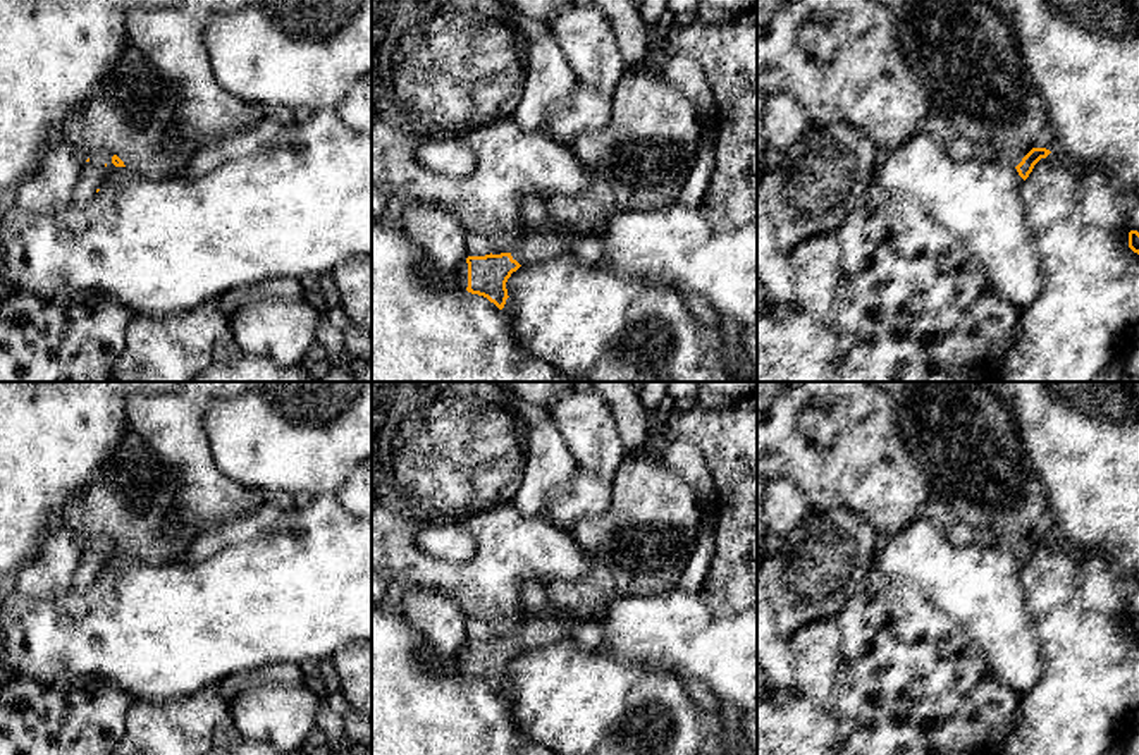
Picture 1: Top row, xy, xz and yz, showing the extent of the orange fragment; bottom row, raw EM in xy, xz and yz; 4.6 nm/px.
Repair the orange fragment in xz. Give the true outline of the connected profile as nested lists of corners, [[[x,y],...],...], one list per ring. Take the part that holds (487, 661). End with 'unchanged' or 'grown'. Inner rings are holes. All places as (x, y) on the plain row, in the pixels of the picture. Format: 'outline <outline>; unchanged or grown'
outline [[[520,633],[513,638],[468,641],[468,672],[471,679],[478,679],[504,693],[508,681],[506,667],[520,652],[530,650],[530,638]]]; grown

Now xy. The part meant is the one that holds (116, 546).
outline [[[131,427],[96,470],[96,480],[65,502],[65,521],[81,537],[110,537],[115,552],[145,556],[139,531],[150,530],[151,562],[179,561],[193,540],[186,526],[167,533],[162,525],[177,511],[175,475]]]; grown

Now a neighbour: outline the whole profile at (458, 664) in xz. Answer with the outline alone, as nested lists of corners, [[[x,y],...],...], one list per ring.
[[[422,638],[418,645],[418,657],[427,669],[435,674],[461,674],[468,672],[468,648],[466,643],[473,641],[466,638],[466,641],[458,648],[456,655],[447,659],[435,652],[427,638]]]

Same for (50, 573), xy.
[[[65,523],[53,526],[41,543],[41,554],[21,566],[15,588],[24,595],[53,597],[72,586],[81,561],[83,538]]]

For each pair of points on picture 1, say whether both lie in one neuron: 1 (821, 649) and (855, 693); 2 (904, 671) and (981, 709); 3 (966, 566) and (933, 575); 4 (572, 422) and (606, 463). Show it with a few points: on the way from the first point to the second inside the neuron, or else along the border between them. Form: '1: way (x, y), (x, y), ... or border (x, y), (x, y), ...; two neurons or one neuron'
1: border (840, 630), (840, 659), (830, 709); two neurons
2: way (923, 690), (941, 709), (962, 709); one neuron
3: way (957, 575), (941, 575); one neuron
4: way (582, 432), (601, 453); one neuron

